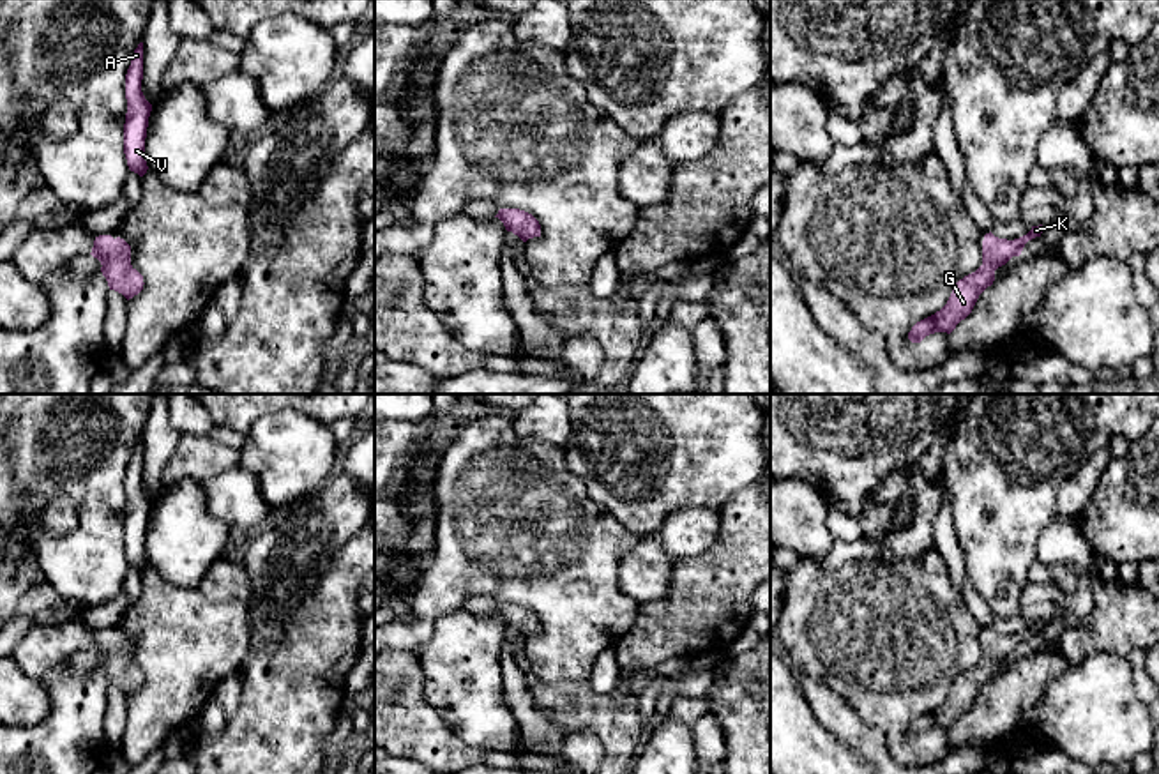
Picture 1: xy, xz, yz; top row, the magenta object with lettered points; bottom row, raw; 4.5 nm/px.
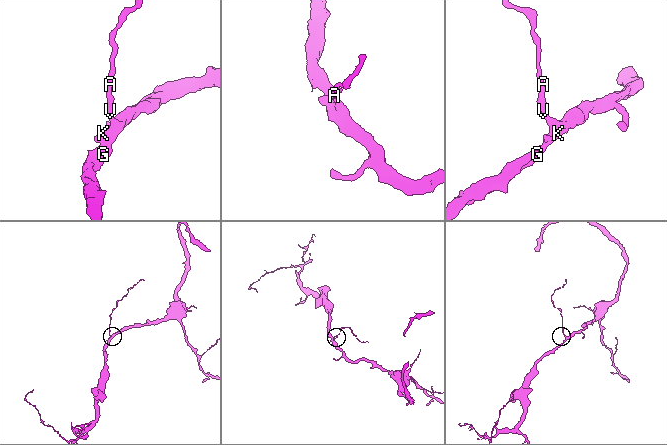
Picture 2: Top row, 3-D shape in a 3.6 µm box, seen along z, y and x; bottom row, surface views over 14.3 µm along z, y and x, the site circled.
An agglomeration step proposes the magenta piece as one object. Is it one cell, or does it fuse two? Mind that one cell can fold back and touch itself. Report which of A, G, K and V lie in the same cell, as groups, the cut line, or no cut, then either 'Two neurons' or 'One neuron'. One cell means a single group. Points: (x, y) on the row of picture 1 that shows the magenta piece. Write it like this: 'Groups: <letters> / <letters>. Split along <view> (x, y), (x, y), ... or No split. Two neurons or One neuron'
Groups: A G K V. No split. One neuron

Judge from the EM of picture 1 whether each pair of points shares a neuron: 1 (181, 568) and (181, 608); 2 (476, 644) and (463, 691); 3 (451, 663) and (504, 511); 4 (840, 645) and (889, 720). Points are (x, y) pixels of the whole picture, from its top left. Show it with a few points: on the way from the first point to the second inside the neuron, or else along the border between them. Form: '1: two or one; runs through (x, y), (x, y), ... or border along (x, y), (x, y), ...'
1: two; border along (214, 561), (191, 587), (166, 582), (149, 564)
2: one; runs through (469, 656), (469, 679)
3: two; border along (463, 607), (444, 614), (431, 635)
4: one; runs through (857, 663), (889, 695), (889, 702)

